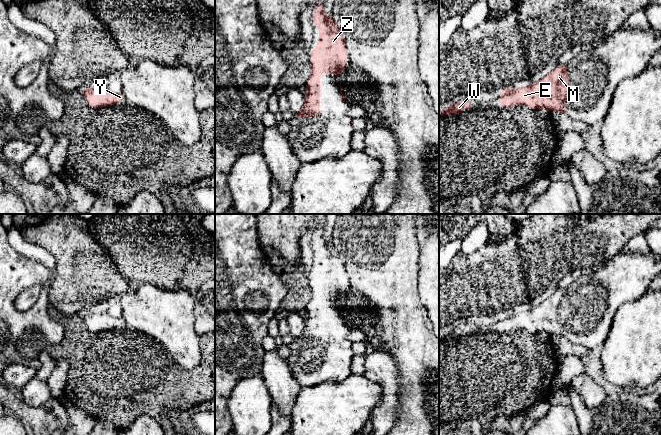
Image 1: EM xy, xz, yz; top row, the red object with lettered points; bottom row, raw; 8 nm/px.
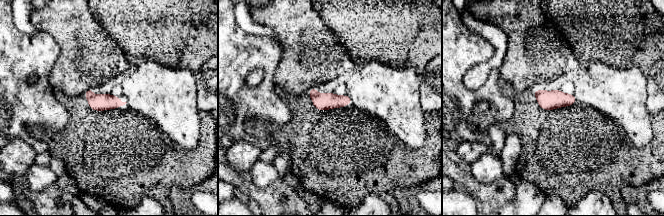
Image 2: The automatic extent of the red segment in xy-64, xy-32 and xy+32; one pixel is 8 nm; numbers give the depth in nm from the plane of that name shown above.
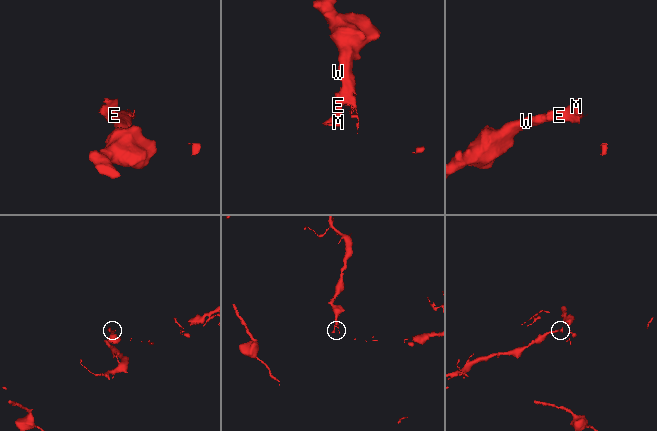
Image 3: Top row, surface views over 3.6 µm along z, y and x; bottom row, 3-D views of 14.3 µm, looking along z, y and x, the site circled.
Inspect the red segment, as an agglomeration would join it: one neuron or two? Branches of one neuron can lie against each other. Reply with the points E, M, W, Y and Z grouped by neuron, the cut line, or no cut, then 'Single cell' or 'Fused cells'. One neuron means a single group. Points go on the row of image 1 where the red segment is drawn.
Groups: E M W Y Z. No split. Single cell

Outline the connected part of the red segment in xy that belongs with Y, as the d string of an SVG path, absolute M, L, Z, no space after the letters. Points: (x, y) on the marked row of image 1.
M91 87L81 88L82 94L85 96L88 105L91 108L101 108L103 106L111 106L119 104L125 100L122 93L114 94L107 89L98 90Z

